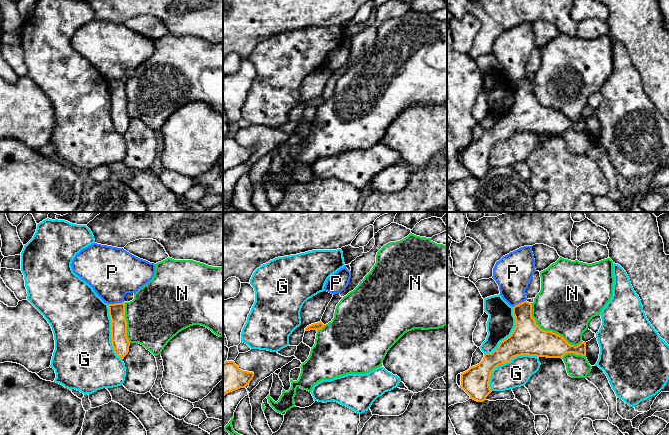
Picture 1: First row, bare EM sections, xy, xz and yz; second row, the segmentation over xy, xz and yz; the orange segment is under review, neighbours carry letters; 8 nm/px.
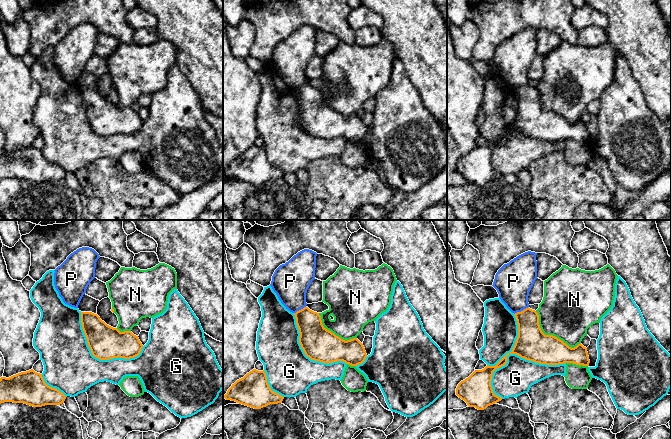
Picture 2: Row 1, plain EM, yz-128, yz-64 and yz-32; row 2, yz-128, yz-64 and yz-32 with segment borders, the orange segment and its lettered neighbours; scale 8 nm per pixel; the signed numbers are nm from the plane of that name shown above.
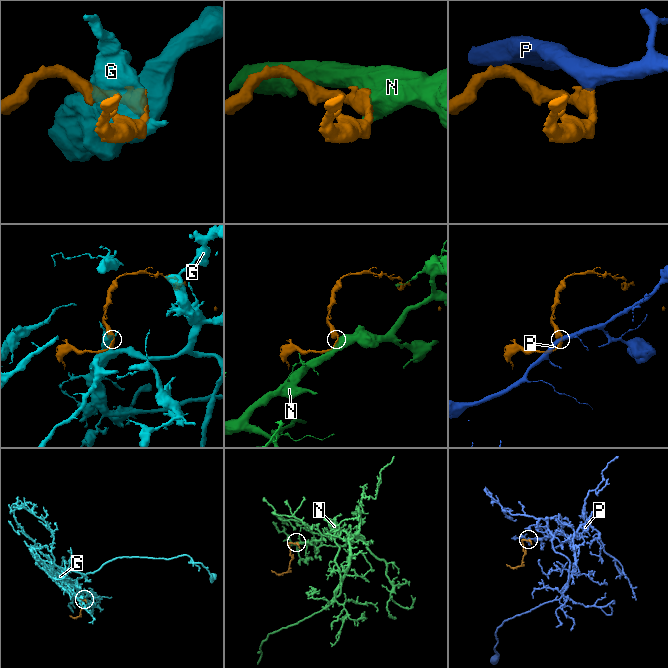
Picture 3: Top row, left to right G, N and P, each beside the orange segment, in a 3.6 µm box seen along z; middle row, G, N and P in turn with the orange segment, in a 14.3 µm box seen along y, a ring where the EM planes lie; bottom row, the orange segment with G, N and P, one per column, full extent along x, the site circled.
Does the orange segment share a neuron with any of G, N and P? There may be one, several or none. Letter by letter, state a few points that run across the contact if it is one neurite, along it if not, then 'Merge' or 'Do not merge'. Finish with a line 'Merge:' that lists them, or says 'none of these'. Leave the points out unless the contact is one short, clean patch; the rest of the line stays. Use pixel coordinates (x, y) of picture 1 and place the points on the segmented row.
G: Do not merge
N: Do not merge
P: Line: xy (123, 301), (108, 304). Do not merge
Merge: none of these

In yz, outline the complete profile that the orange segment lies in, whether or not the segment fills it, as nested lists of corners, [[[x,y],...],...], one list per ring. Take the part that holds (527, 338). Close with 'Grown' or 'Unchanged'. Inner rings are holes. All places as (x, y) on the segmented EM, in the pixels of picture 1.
[[[524,301],[513,307],[515,327],[509,337],[501,341],[492,353],[484,353],[482,361],[461,373],[462,388],[477,402],[483,402],[492,392],[489,387],[492,371],[516,356],[529,355],[563,358],[567,353],[586,356],[586,343],[574,346],[562,336],[542,330],[532,317],[532,304]]]. Unchanged

